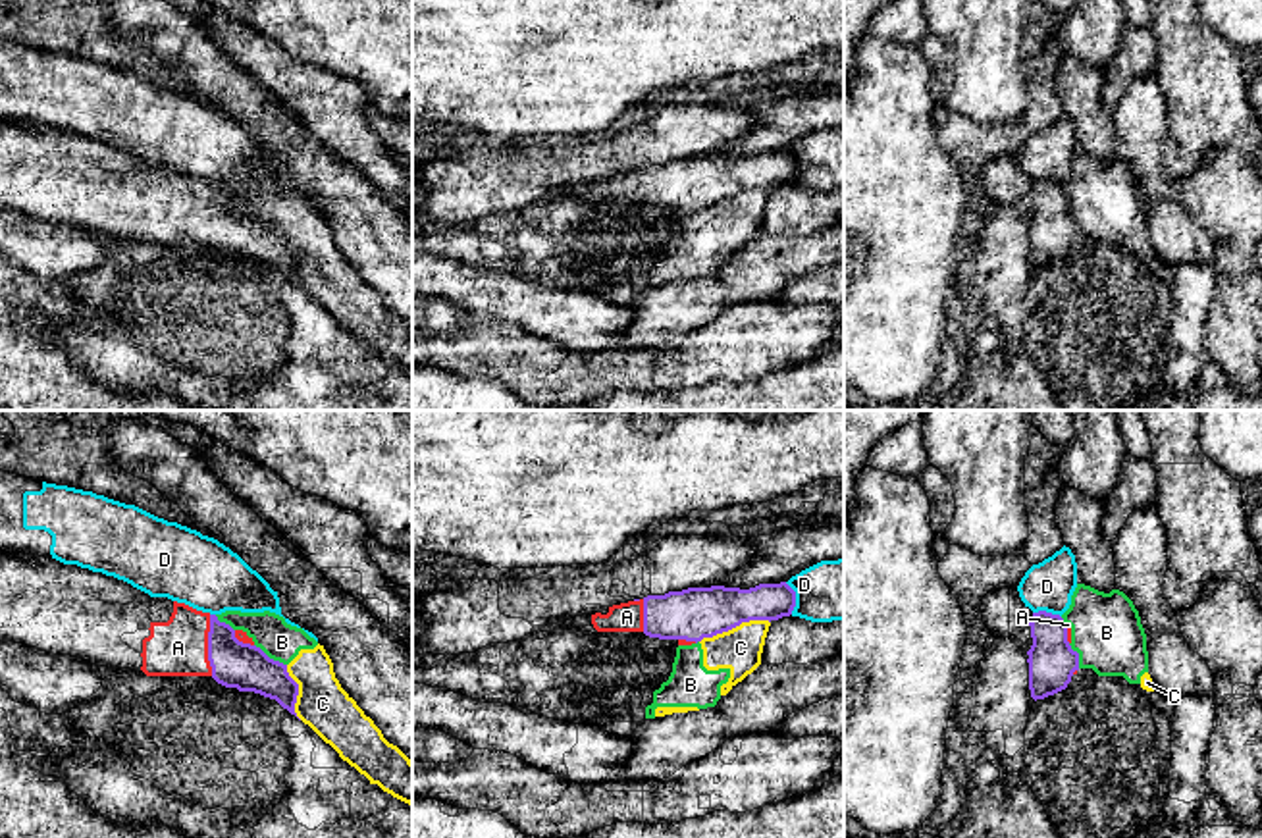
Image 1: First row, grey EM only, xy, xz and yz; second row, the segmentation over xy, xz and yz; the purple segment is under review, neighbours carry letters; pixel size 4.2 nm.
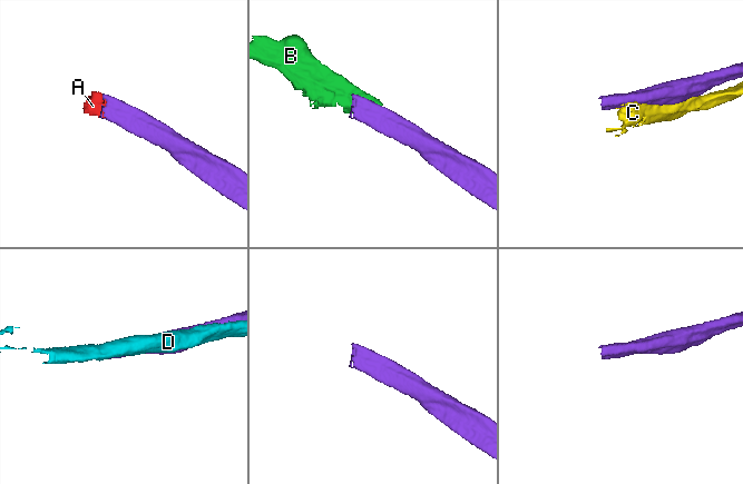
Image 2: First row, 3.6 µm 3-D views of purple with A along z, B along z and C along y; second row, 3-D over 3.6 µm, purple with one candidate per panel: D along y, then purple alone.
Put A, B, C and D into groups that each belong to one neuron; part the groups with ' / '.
A / B C / D

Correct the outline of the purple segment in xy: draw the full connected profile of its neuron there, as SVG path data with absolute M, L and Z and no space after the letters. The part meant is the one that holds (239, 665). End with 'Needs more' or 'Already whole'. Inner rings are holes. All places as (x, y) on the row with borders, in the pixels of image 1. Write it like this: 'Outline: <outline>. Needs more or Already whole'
Outline: M0 551L0 638L96 667L143 670L146 676L212 676L225 688L276 699L297 717L299 684L289 676L287 665L270 659L247 632L233 630L216 615L168 597L150 597L123 580L56 559Z. Needs more

